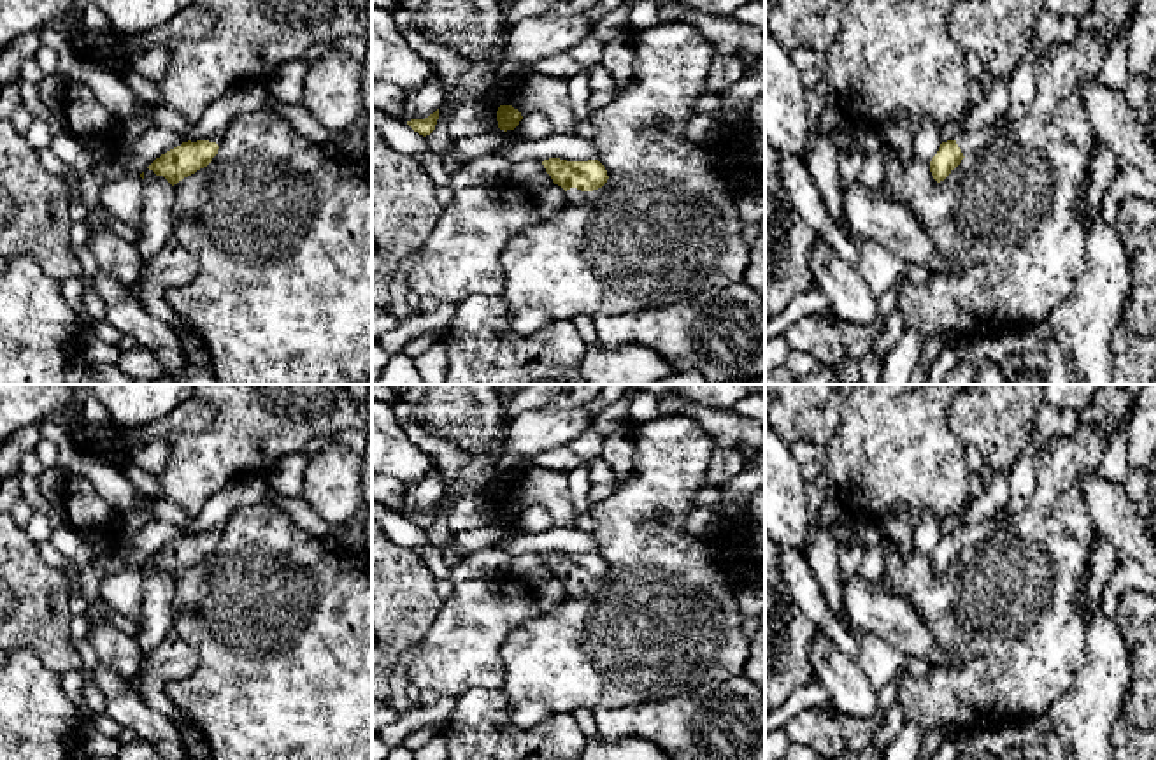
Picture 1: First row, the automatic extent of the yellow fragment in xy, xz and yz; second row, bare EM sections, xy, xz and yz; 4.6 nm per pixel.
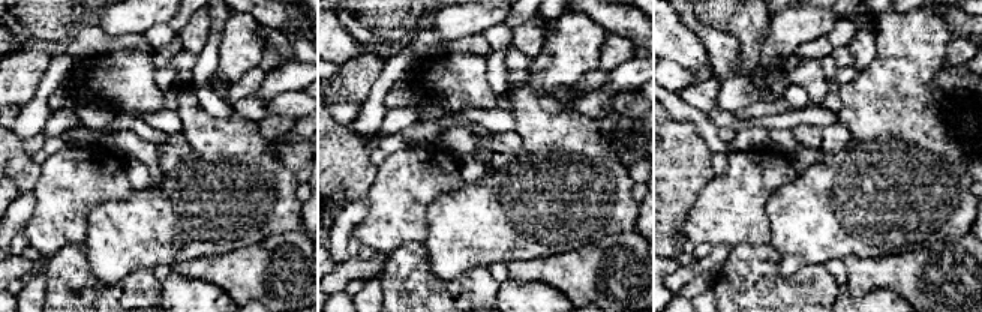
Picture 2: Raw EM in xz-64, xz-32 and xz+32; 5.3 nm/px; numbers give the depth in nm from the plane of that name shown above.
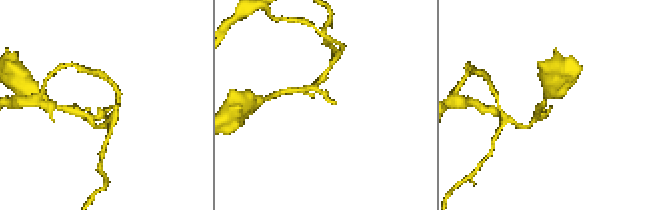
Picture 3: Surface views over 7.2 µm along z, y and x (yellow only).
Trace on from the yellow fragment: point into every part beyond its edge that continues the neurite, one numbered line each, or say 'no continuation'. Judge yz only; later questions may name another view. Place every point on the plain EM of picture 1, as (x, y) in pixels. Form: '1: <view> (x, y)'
1: yz (969, 536)

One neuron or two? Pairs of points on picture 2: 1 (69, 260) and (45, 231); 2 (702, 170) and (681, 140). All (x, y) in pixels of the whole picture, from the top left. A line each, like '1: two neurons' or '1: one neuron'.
1: two neurons
2: one neuron

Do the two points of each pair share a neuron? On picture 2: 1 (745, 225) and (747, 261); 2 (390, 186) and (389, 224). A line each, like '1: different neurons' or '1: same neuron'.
1: different neurons
2: same neuron

